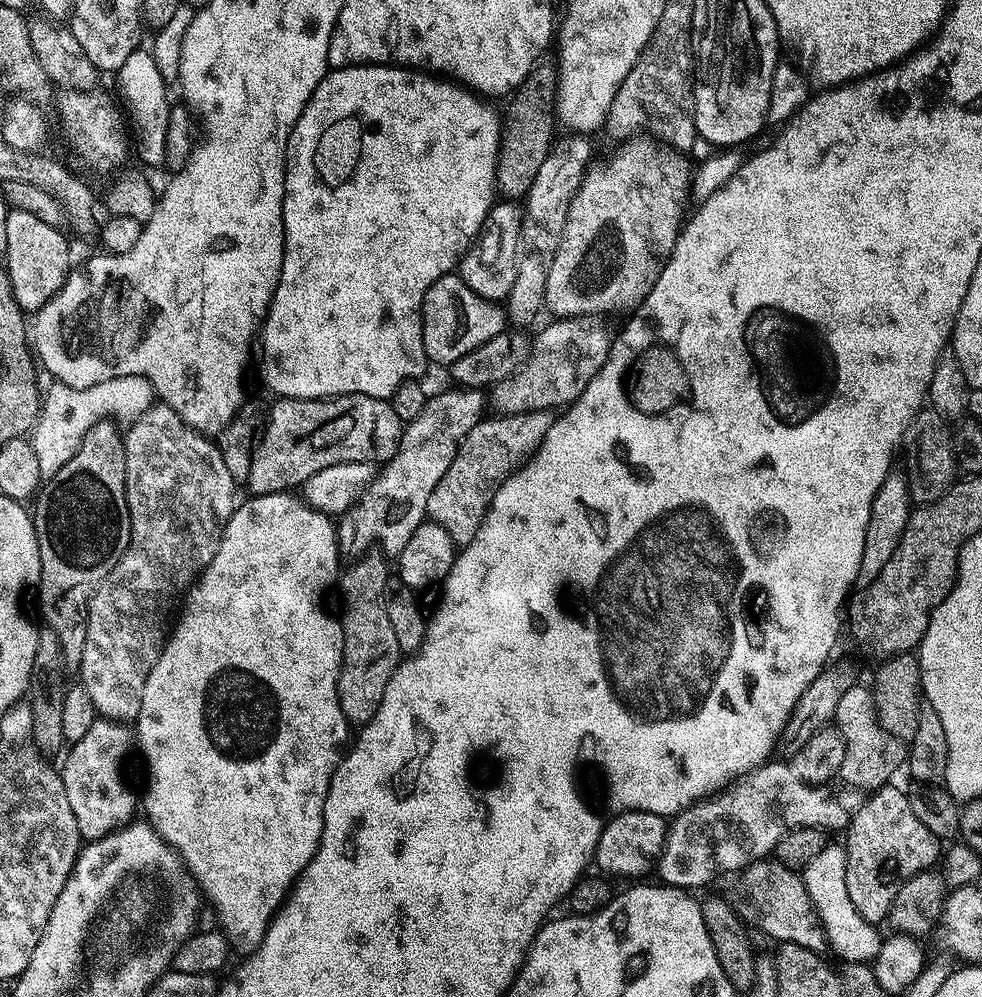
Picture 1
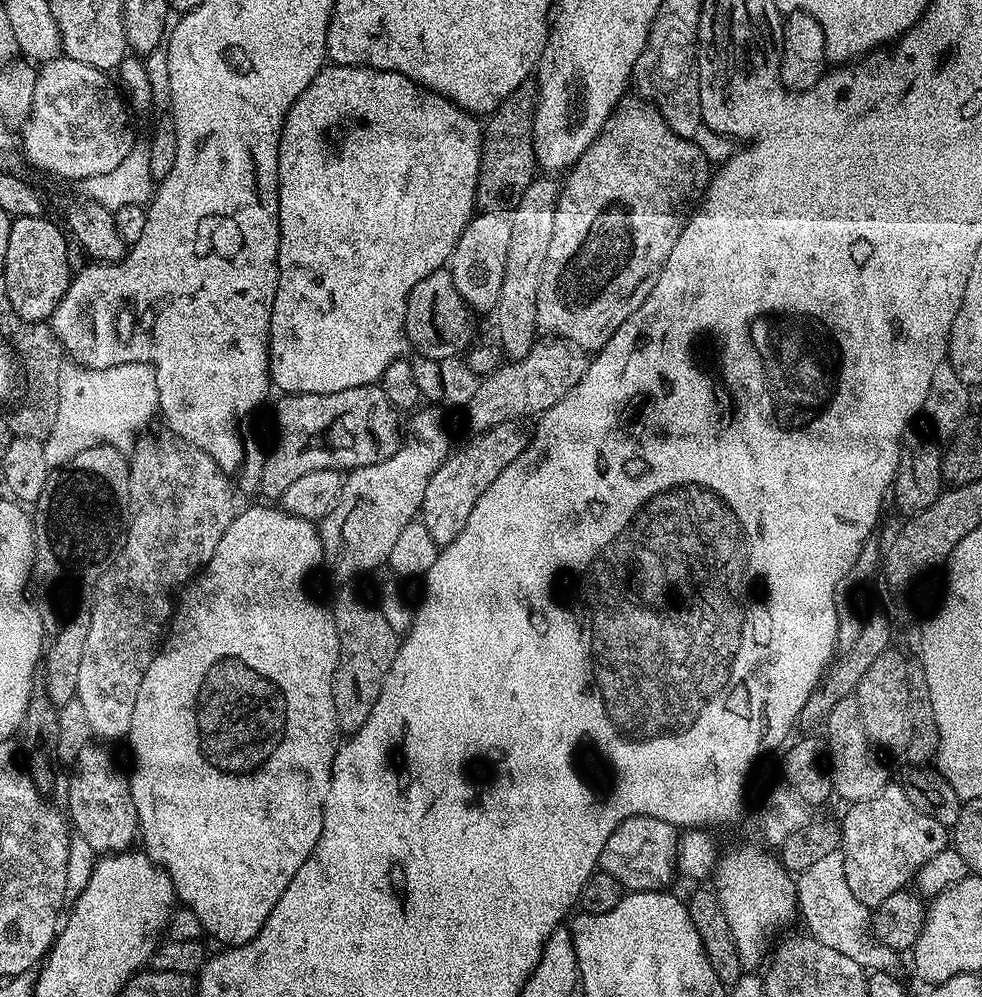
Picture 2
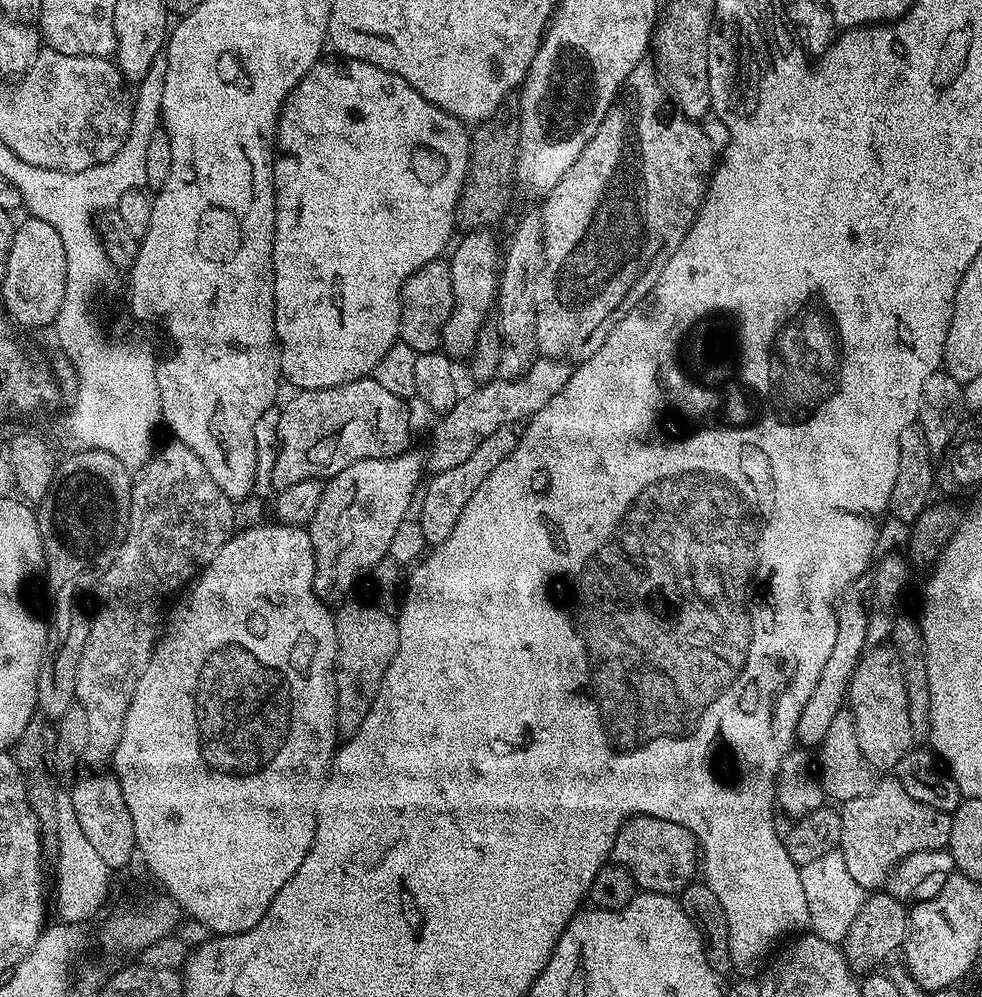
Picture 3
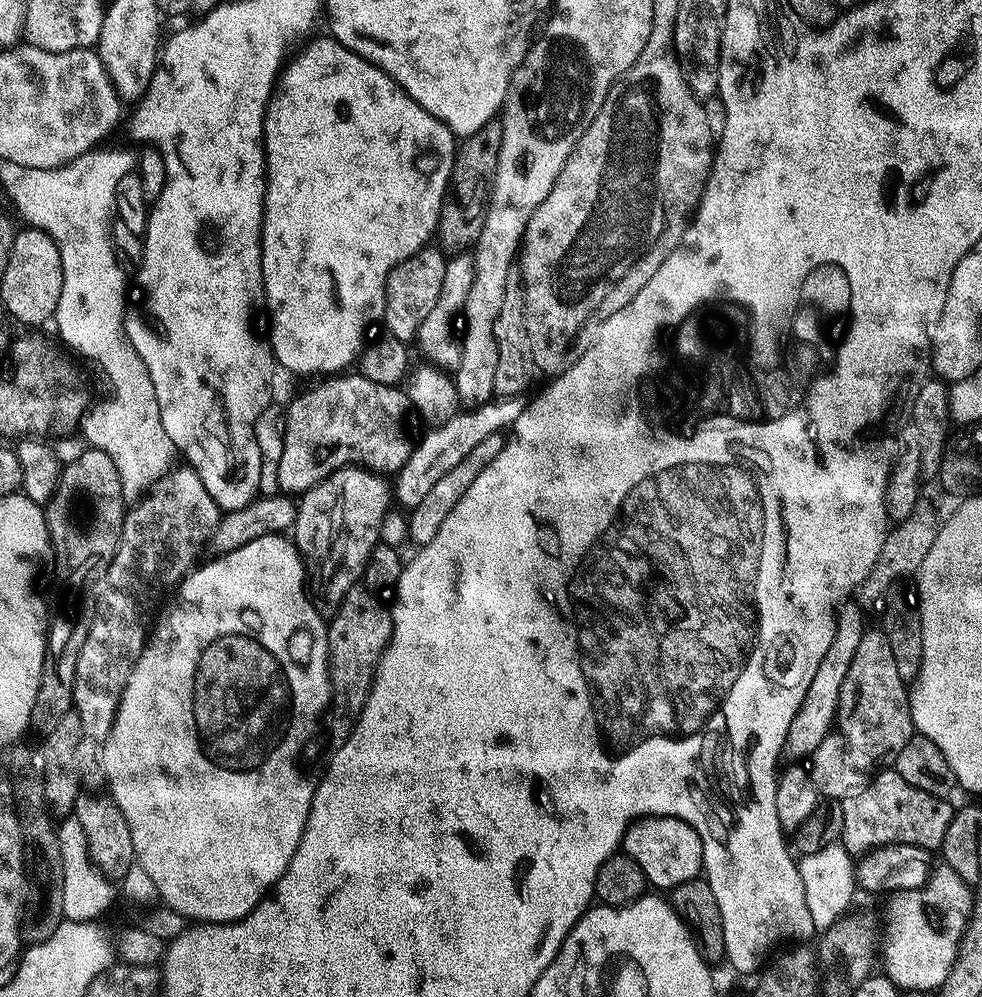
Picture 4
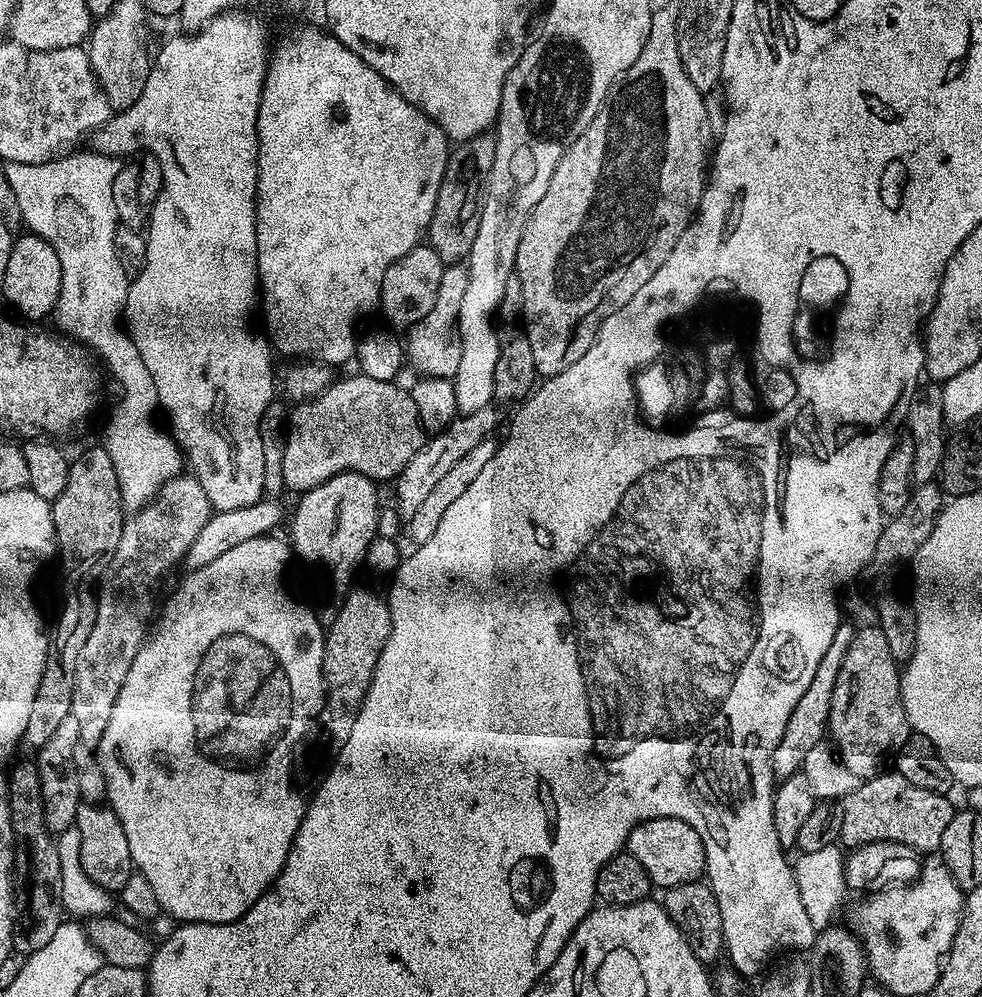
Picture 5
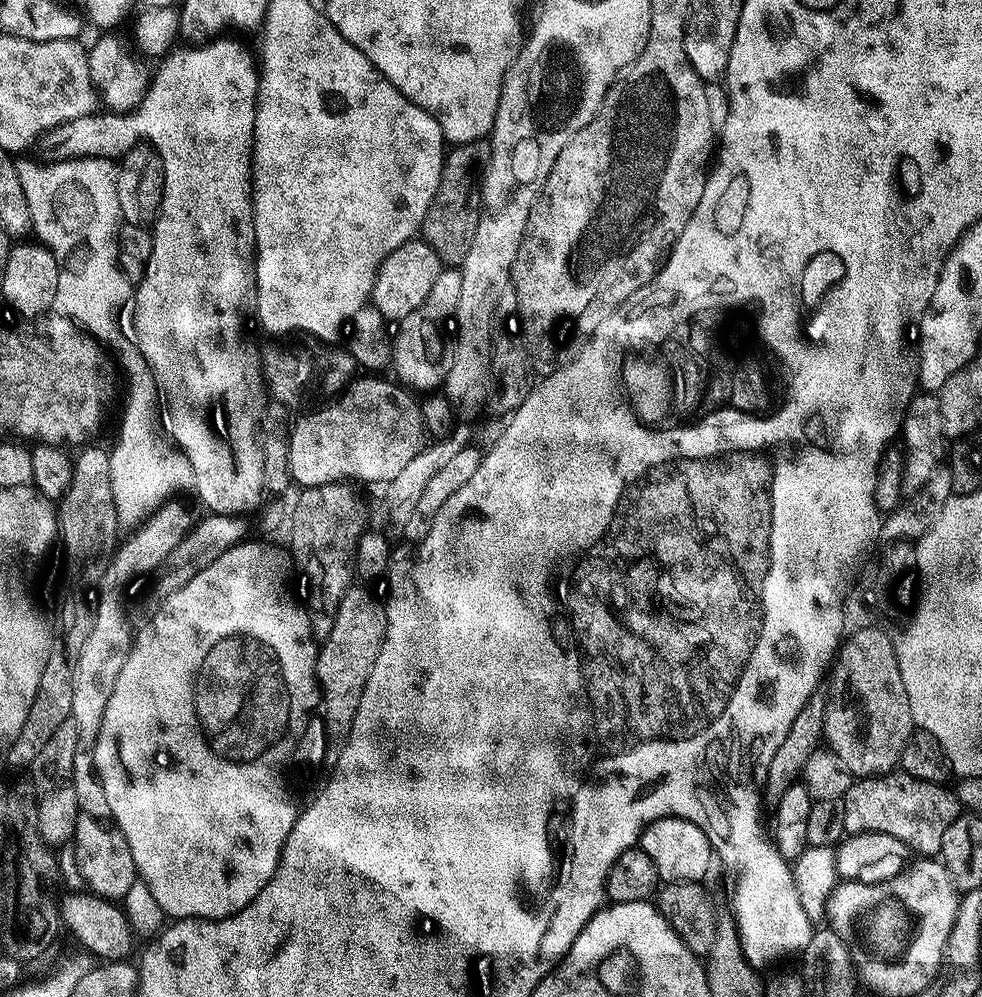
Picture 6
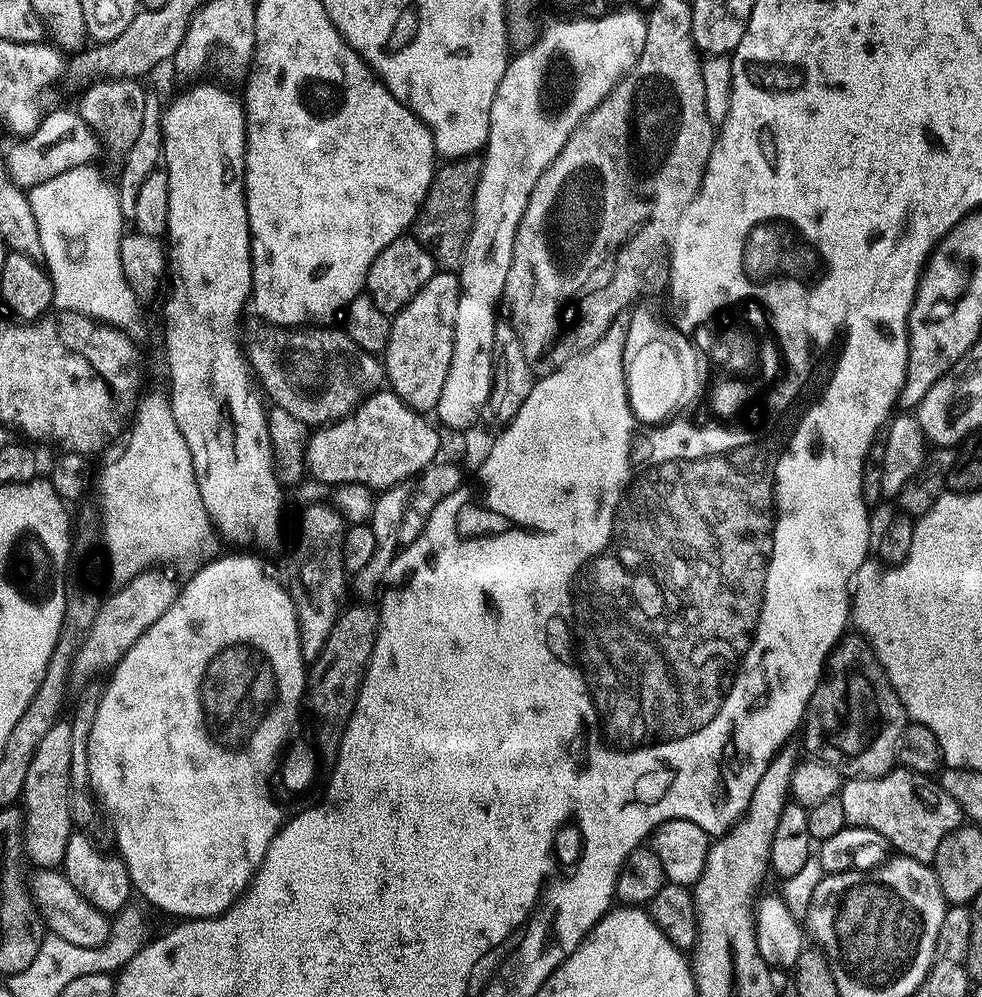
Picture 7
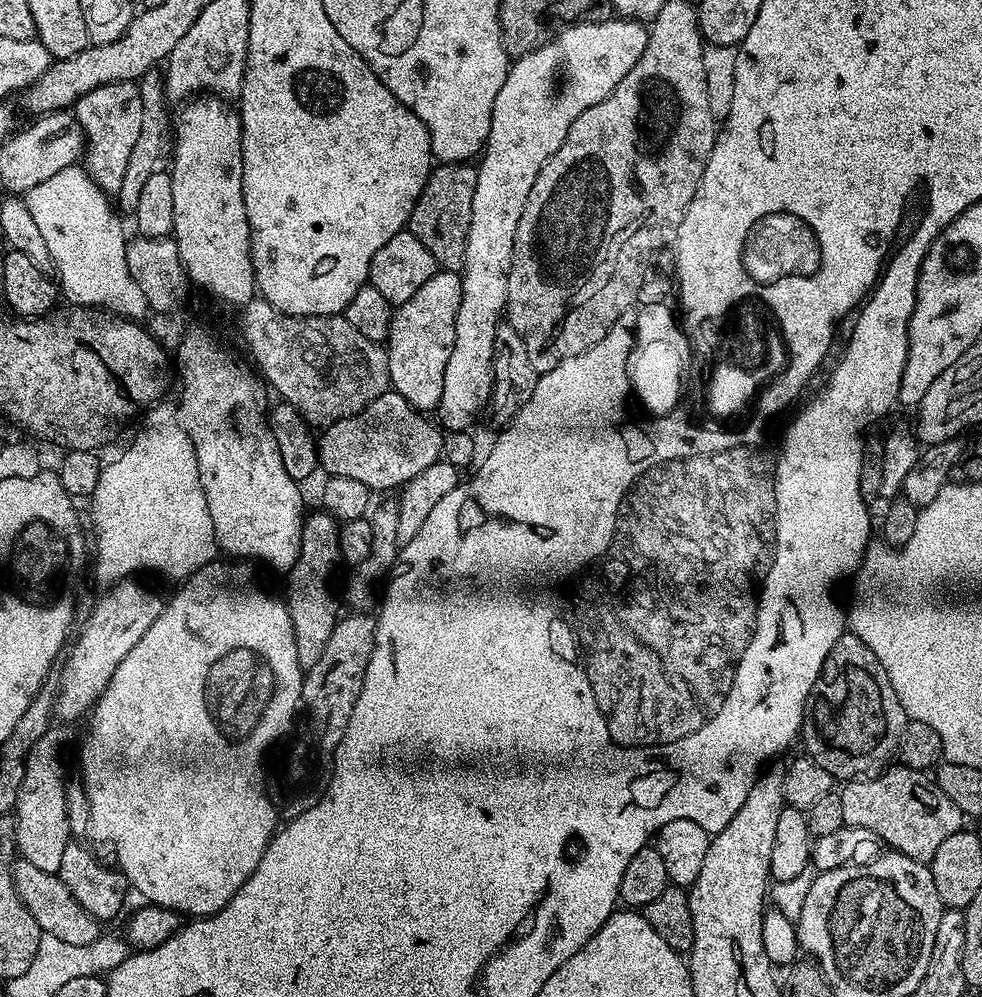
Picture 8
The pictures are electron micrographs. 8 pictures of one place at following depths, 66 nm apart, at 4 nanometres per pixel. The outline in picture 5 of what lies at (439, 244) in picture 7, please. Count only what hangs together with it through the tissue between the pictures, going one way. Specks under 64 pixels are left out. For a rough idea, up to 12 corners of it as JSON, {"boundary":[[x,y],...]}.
{"boundary":[[496,137],[449,151],[426,233],[445,265],[478,235]]}

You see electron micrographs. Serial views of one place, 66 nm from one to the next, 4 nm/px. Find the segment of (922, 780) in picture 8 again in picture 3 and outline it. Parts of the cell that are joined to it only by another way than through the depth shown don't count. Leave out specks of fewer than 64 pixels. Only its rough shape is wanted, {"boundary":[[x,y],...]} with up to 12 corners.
{"boundary":[[895,778],[843,801],[850,878],[883,889],[910,854],[947,849],[951,815]]}

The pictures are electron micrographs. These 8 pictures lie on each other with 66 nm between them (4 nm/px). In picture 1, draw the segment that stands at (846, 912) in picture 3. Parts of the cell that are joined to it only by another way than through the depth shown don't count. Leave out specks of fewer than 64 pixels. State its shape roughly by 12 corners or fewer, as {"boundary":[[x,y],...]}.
{"boundary":[[829,842],[802,870],[828,948],[875,960],[881,929],[846,890],[846,850]]}

